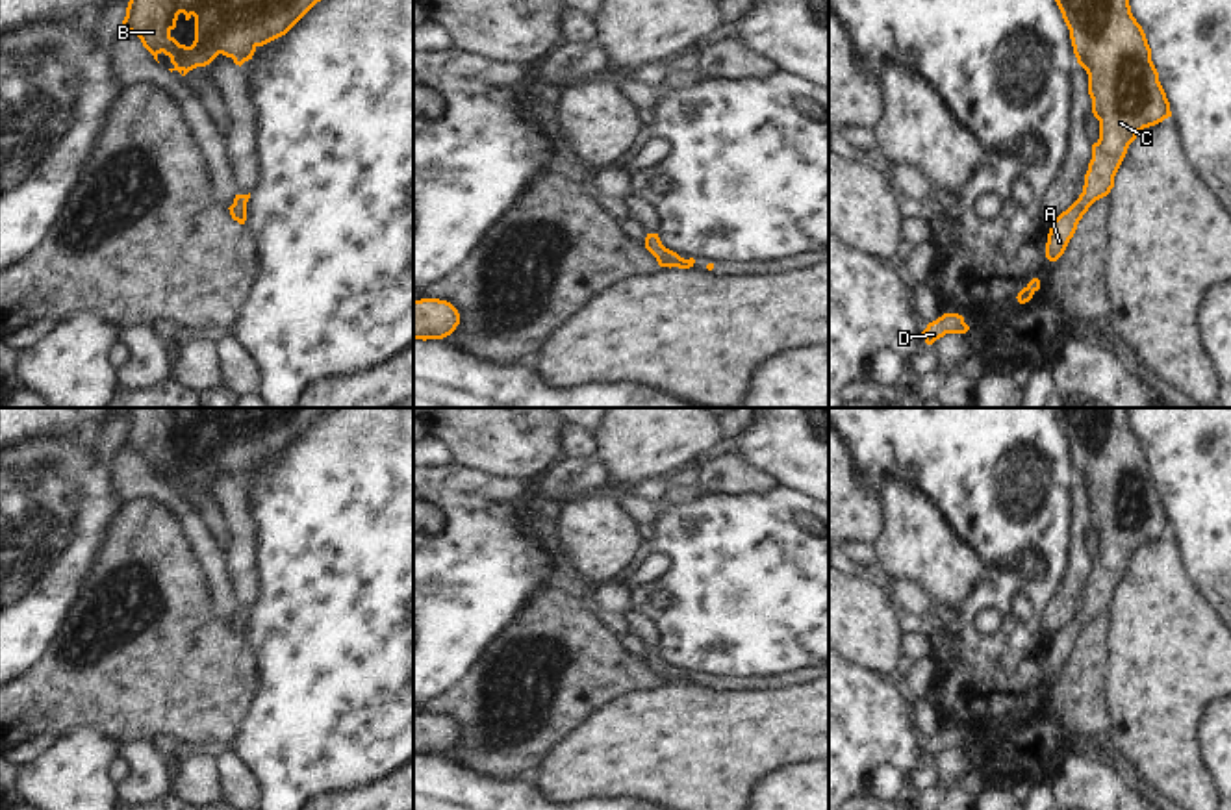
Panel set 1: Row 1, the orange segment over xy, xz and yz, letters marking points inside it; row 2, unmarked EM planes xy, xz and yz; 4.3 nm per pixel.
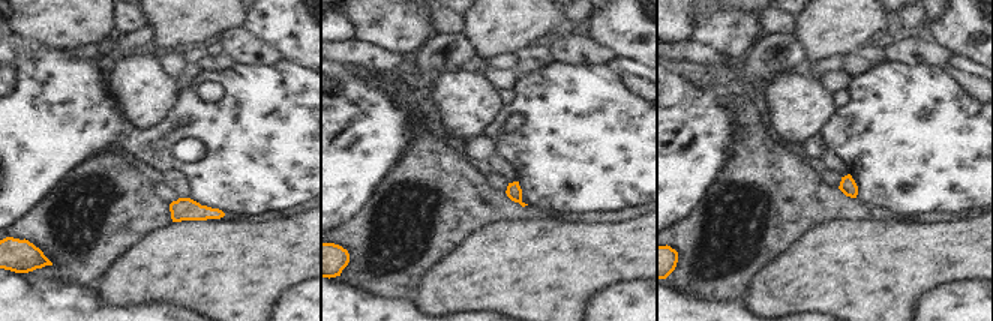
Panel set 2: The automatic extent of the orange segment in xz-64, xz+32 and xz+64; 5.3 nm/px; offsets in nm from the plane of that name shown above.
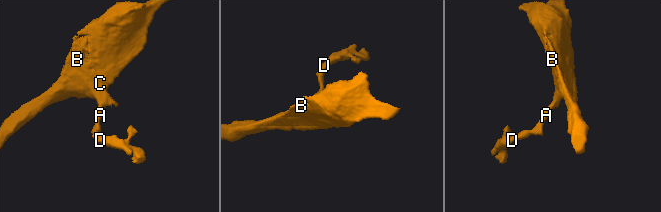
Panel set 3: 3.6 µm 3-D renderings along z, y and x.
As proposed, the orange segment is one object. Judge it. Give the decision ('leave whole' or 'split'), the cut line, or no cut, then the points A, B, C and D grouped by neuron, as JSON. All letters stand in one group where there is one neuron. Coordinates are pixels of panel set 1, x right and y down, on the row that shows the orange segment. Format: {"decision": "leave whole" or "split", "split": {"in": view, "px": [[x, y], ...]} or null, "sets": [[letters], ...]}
{"decision": "leave whole", "split": null, "sets": [["A", "B", "C", "D"]]}

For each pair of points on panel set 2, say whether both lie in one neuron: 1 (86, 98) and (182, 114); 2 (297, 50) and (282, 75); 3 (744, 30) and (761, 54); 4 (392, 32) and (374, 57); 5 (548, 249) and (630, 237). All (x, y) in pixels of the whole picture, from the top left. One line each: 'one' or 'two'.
1: one
2: two
3: two
4: two
5: one

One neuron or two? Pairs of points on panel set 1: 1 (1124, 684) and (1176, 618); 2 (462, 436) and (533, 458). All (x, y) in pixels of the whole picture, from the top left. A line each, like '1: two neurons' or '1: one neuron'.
1: one neuron
2: one neuron

